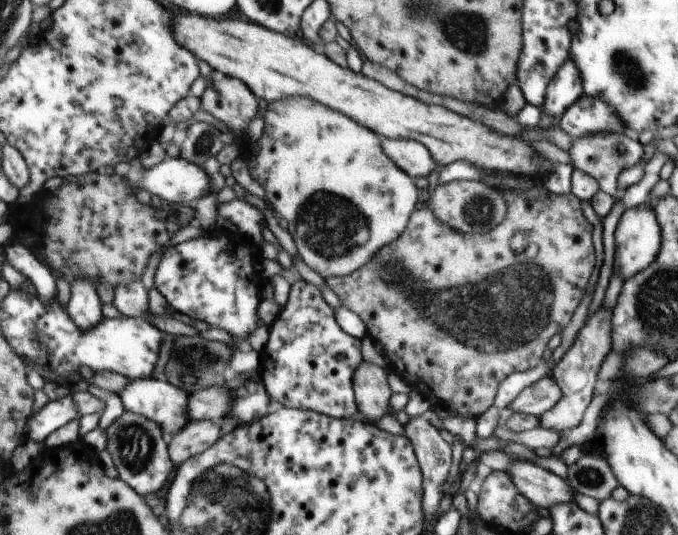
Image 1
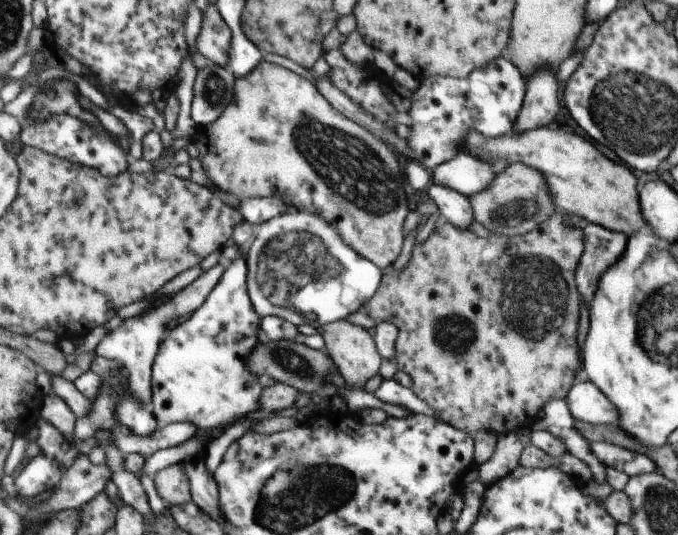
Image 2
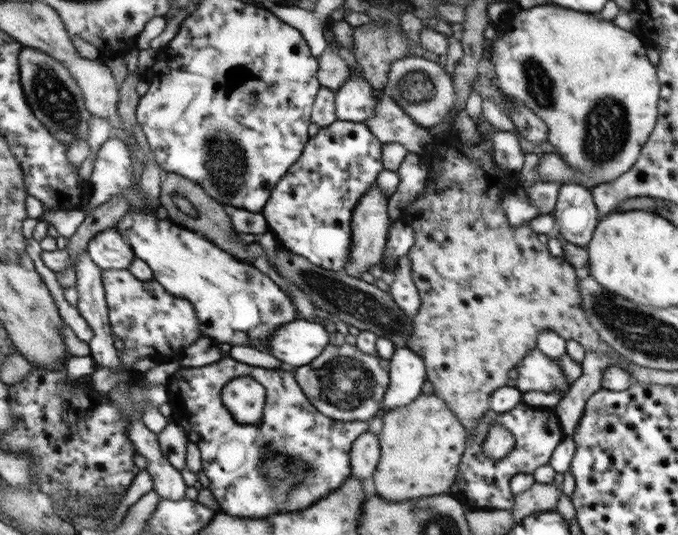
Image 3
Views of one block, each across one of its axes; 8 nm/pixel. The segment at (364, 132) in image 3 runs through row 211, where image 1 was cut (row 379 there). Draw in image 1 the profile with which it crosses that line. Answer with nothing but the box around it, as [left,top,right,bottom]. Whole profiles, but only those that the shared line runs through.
[257,278,362,419]

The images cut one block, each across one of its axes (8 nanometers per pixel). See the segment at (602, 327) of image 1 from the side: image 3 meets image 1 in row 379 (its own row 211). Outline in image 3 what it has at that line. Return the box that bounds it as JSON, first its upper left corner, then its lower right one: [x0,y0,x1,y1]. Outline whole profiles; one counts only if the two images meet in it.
[552,182,599,248]

